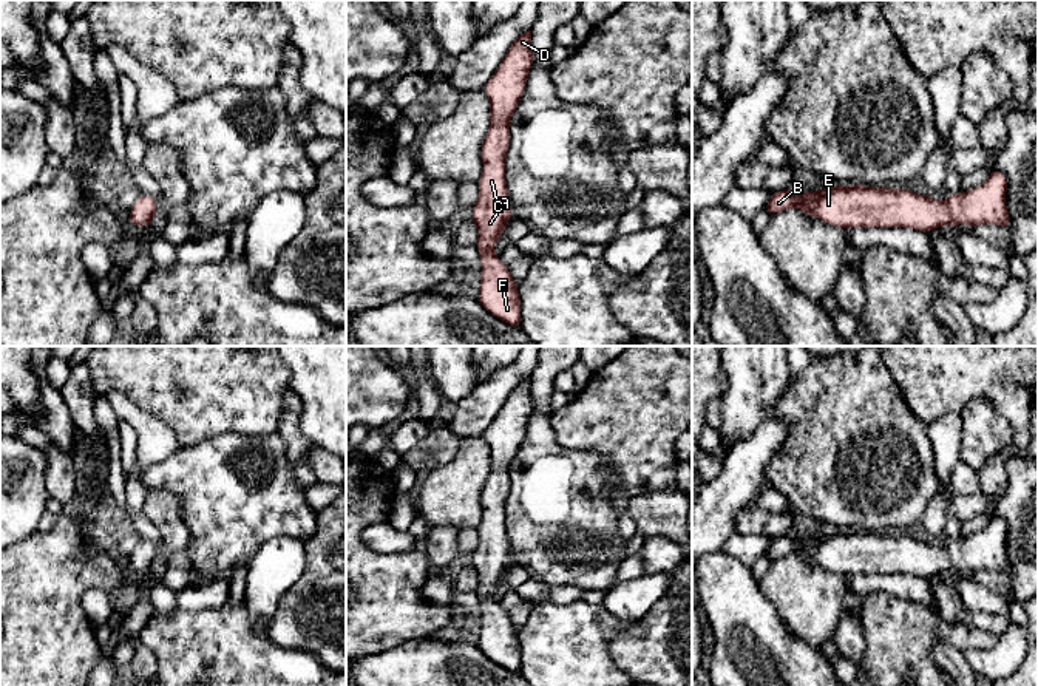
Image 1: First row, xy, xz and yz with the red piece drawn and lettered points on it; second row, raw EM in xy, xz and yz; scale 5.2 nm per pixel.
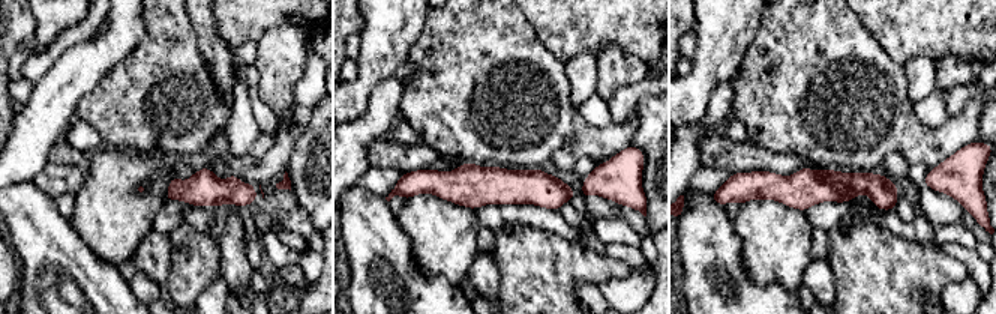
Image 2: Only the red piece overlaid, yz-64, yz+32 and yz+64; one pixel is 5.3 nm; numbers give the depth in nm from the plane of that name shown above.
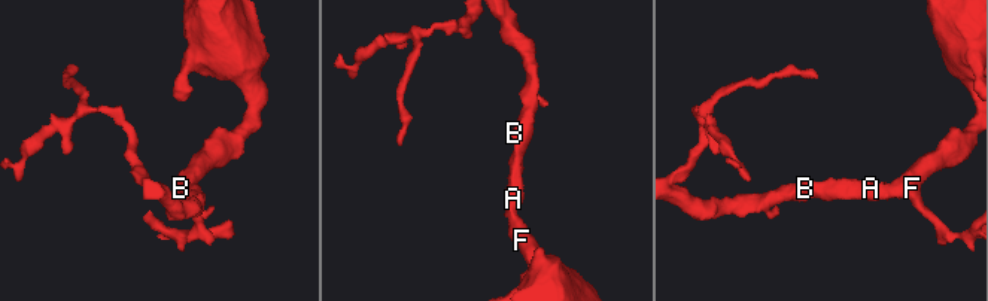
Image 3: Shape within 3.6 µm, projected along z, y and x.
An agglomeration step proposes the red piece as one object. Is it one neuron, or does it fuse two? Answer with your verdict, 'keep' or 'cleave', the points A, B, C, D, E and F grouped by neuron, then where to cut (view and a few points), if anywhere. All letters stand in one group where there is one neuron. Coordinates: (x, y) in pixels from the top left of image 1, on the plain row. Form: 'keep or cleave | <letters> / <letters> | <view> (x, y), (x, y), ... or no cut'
keep | A B C D E F | no cut

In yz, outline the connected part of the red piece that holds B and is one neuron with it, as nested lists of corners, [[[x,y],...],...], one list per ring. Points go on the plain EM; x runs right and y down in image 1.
[[[993,514],[987,527],[972,536],[959,538],[938,547],[930,541],[918,541],[908,535],[848,533],[831,530],[822,538],[806,539],[777,536],[763,558],[769,562],[797,553],[808,562],[840,573],[908,573],[924,579],[942,572],[996,570],[1010,573],[1006,550],[1007,522]]]

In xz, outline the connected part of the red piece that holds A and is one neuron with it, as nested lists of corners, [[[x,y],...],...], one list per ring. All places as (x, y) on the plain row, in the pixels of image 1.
[[[531,377],[517,382],[510,391],[482,437],[490,445],[490,474],[483,484],[479,544],[473,552],[473,569],[479,576],[476,595],[482,620],[477,647],[504,669],[521,674],[522,658],[517,629],[494,599],[494,590],[511,564],[505,525],[505,504],[510,493],[510,465],[524,440],[533,413]]]

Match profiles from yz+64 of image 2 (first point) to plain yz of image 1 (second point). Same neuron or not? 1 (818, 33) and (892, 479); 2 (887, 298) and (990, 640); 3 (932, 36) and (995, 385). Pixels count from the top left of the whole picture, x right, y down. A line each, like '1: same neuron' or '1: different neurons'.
1: same neuron
2: same neuron
3: same neuron

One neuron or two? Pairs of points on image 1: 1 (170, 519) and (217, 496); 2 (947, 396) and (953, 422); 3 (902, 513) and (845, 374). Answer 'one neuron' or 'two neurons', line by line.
1: two neurons
2: two neurons
3: one neuron

